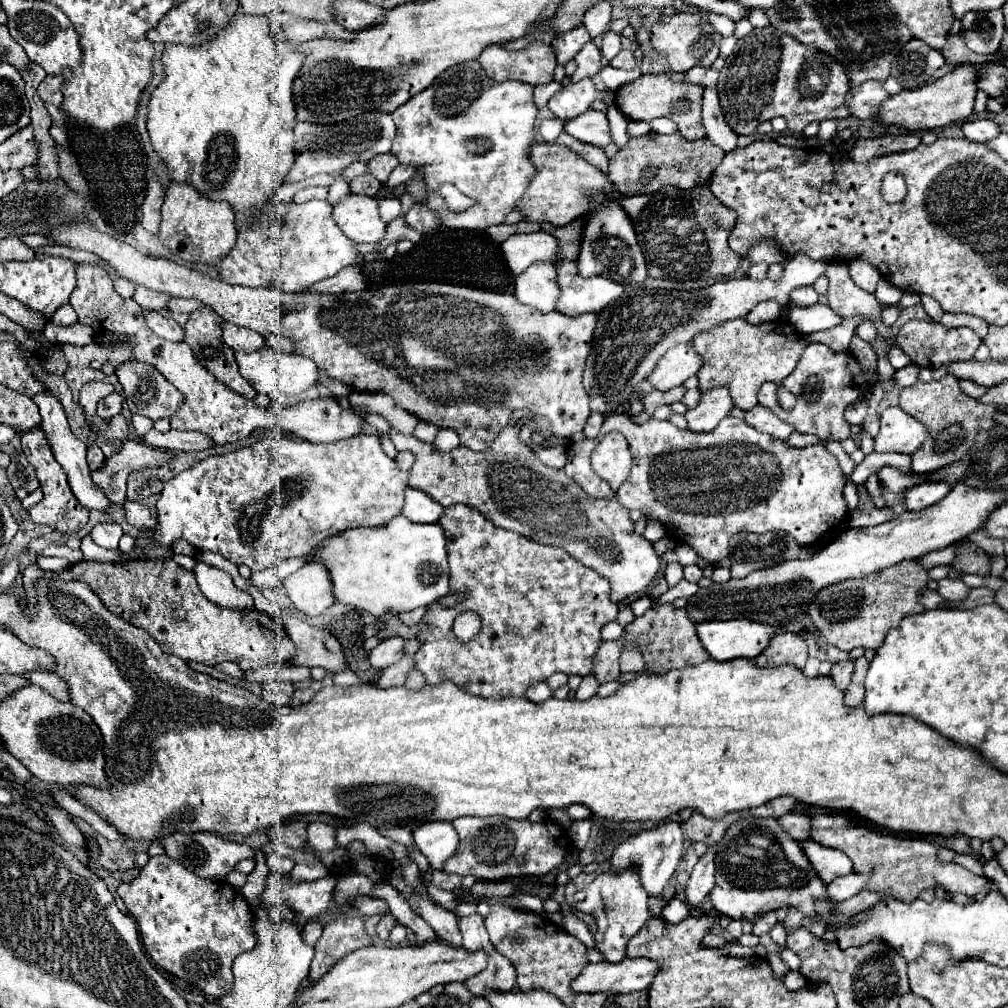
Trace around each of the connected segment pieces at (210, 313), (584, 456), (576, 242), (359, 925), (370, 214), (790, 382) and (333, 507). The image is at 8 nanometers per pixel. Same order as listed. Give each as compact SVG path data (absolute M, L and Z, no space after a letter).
M204 306L204 308L196 310L196 312L192 312L190 318L188 318L188 322L186 322L186 328L184 328L184 332L186 332L186 342L188 342L190 346L194 346L198 360L208 368L208 372L210 372L216 380L224 382L228 388L232 388L234 392L238 392L238 394L242 394L242 396L254 396L256 390L254 390L254 388L240 376L240 372L238 372L236 360L234 360L234 350L222 340L220 324L222 324L222 318L216 316L216 312L214 312L210 306Z
M624 414L608 416L602 424L598 438L586 438L568 446L568 462L564 466L564 472L572 480L576 480L576 484L592 498L608 498L614 494L610 484L602 480L590 466L592 450L610 432L620 432L628 440L632 452L630 476L620 484L616 492L620 504L628 510L646 508L650 518L660 520L666 526L670 538L694 546L696 552L710 564L718 564L724 560L724 556L728 554L728 540L736 532L762 534L784 530L800 546L808 546L824 532L842 524L848 516L848 504L842 494L846 476L842 474L834 454L830 454L820 442L806 448L788 446L786 442L758 432L756 428L744 424L744 420L732 416L724 418L710 434L694 434L688 430L680 430L664 420L648 420L646 424L636 424L632 420L626 420Z
M576 218L574 222L566 226L552 226L552 224L542 224L542 230L550 232L558 240L558 254L566 260L576 260L580 252L580 242L582 242L582 232L584 232L584 218Z
M338 914L326 922L320 940L316 942L316 954L310 966L308 982L318 982L342 956L356 948L372 946L372 938L364 930L364 922L352 914Z
M350 192L344 200L334 204L332 216L340 230L354 242L380 242L384 238L386 224L378 216L376 198Z
M810 344L804 350L802 358L798 360L794 372L780 386L796 396L796 406L794 408L784 410L778 404L778 384L772 384L772 382L762 384L762 388L758 392L758 402L762 406L770 408L772 412L776 412L780 416L780 420L792 424L796 432L814 434L820 440L842 442L850 436L850 424L844 420L844 408L850 402L862 398L868 382L866 382L860 366L858 366L858 362L852 354L832 352L824 344Z
M358 434L350 440L340 440L340 442L334 442L334 444L312 444L308 440L288 440L284 436L282 438L264 438L264 440L258 440L256 444L248 446L248 448L240 448L240 450L234 450L234 452L228 452L228 454L222 454L222 456L210 456L206 460L200 460L192 468L180 472L172 480L168 480L162 488L158 504L156 504L158 528L154 530L154 538L160 544L166 544L166 546L170 546L174 540L186 540L198 550L212 550L212 552L222 554L226 560L230 560L236 566L246 564L250 570L264 570L264 568L280 562L280 560L308 554L310 548L316 542L320 542L326 536L332 536L336 532L342 532L342 530L348 530L348 528L358 528L358 526L380 526L380 524L390 522L402 510L406 486L408 486L408 472L400 472L396 468L394 460L384 454L384 450L378 442L378 436Z

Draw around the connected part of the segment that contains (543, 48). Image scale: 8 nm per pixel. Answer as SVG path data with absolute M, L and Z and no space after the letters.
M534 40L534 44L528 44L522 52L510 52L492 44L482 50L478 62L496 82L520 80L532 86L552 82L556 68L554 52L548 44L542 44L542 40Z

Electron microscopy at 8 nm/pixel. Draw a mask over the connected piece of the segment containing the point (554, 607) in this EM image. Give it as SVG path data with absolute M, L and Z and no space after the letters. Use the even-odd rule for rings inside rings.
M464 504L446 508L438 524L444 528L448 542L450 592L464 590L468 592L468 598L452 608L440 608L438 604L434 604L422 620L424 624L428 624L428 630L418 636L422 648L416 652L414 658L416 668L426 676L428 684L454 680L456 686L484 698L510 694L524 696L530 684L542 682L554 672L580 676L592 672L592 656L602 642L600 628L606 622L612 622L618 614L618 606L612 604L608 598L608 580L572 558L566 550L538 544L524 538L522 534L502 530L488 522L478 510ZM466 610L474 610L480 614L482 630L468 644L460 644L452 632L452 622Z

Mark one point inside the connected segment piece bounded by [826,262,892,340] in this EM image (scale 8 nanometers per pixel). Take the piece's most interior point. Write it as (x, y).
(844, 297)

